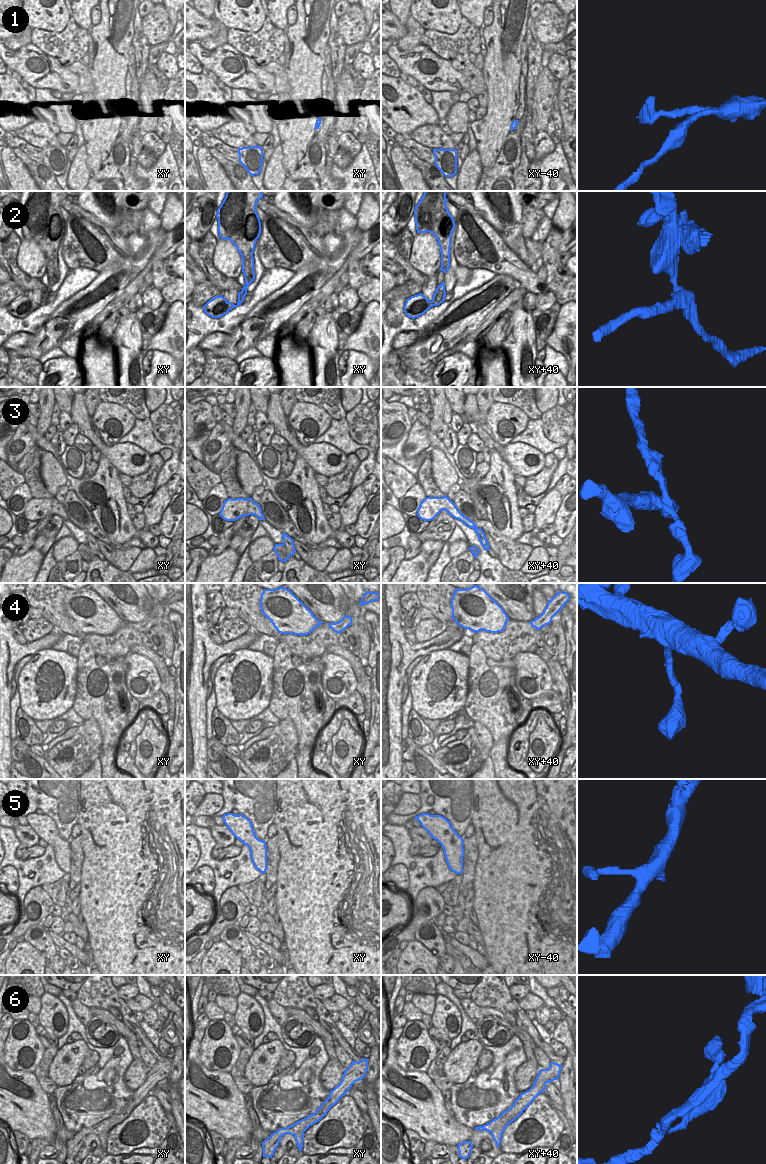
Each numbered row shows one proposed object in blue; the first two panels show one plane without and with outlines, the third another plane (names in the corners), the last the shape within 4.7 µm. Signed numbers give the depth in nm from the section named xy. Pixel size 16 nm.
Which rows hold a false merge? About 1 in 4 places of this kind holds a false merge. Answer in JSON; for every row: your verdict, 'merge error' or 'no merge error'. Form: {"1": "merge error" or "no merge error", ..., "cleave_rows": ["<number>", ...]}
{"1": "no merge error", "2": "merge error", "3": "merge error", "4": "no merge error", "5": "no merge error", "6": "merge error", "cleave_rows": ["2", "3", "6"]}

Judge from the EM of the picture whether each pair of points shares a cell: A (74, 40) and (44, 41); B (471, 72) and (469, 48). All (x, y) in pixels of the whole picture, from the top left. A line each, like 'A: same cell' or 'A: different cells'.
A: same cell
B: different cells

